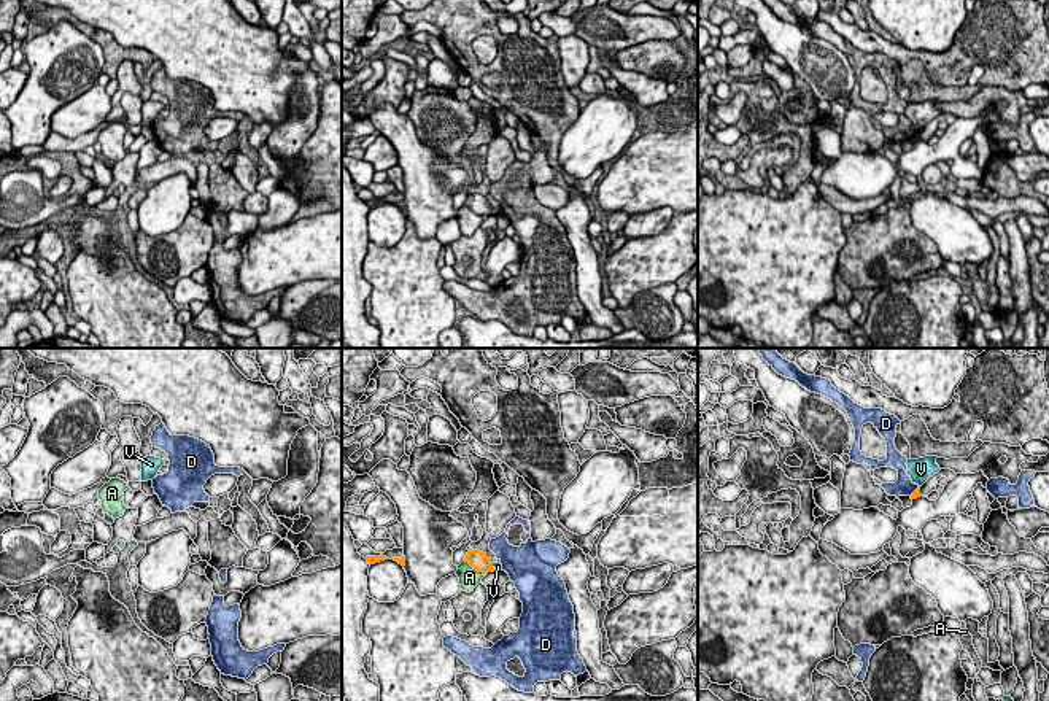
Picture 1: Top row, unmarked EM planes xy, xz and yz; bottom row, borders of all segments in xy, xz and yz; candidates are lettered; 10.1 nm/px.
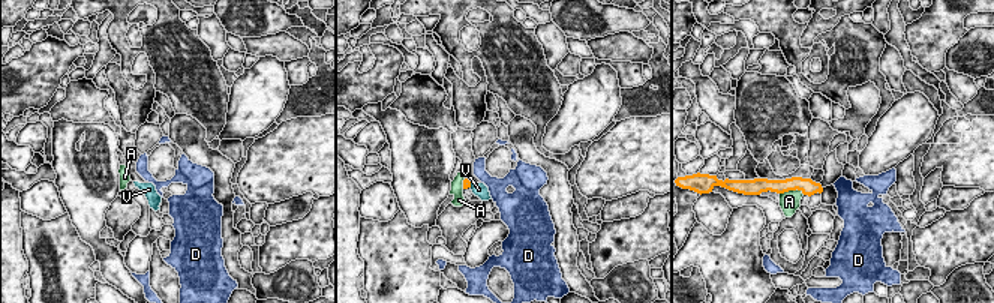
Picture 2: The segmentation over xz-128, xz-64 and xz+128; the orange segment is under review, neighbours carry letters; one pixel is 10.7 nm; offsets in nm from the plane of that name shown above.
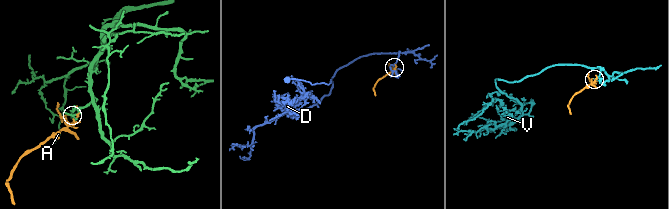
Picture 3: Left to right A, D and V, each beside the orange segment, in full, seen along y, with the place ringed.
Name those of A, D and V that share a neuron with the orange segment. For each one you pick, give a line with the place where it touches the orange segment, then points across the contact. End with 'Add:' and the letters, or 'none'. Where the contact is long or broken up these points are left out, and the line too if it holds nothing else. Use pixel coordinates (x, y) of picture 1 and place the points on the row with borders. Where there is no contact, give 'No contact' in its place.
Add: none

